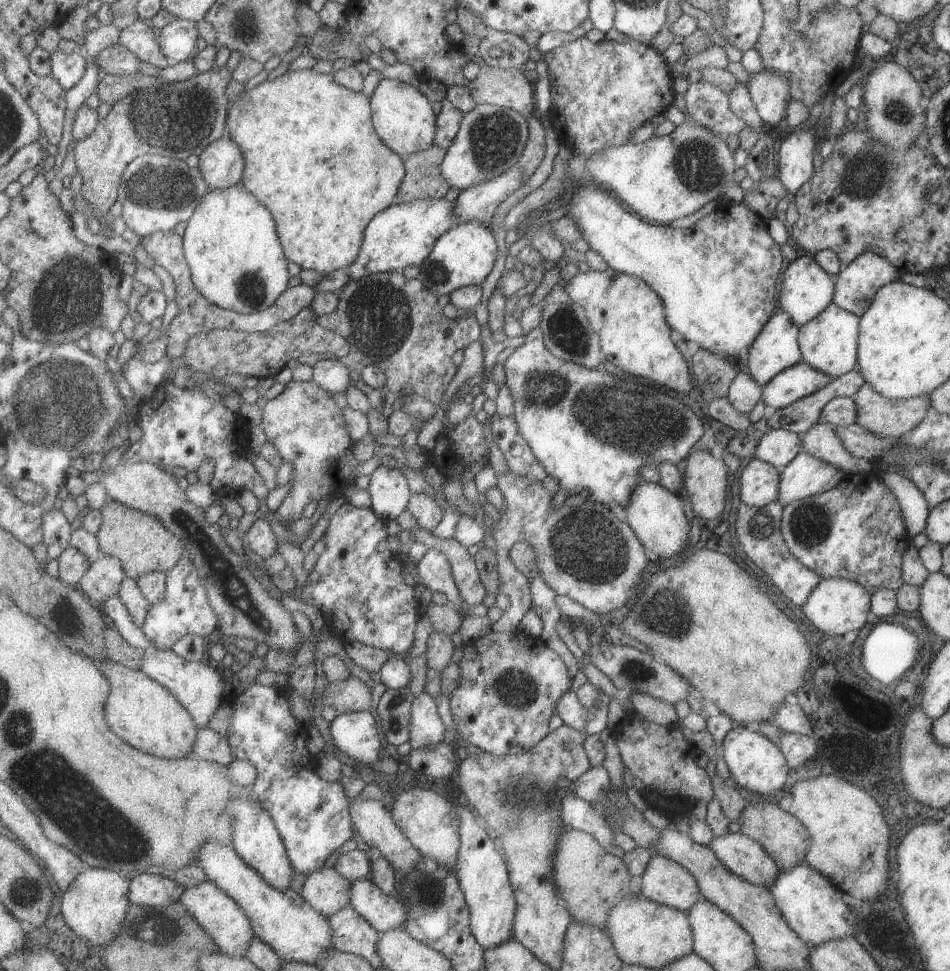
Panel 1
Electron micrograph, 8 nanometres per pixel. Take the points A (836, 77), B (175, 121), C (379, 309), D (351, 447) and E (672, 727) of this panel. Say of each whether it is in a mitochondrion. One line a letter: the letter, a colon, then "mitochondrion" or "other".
A: other
B: mitochondrion
C: mitochondrion
D: other
E: other

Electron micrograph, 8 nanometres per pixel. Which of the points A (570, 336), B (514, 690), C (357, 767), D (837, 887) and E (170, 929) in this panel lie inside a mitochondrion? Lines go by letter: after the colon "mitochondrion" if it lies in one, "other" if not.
A: mitochondrion
B: mitochondrion
C: other
D: other
E: other

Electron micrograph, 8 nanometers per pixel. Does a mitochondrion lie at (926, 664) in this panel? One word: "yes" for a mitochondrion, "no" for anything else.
no

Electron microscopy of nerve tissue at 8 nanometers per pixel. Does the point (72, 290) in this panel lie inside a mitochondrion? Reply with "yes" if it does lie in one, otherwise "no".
yes

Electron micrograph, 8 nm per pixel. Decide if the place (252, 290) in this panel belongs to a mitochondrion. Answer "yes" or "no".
yes

